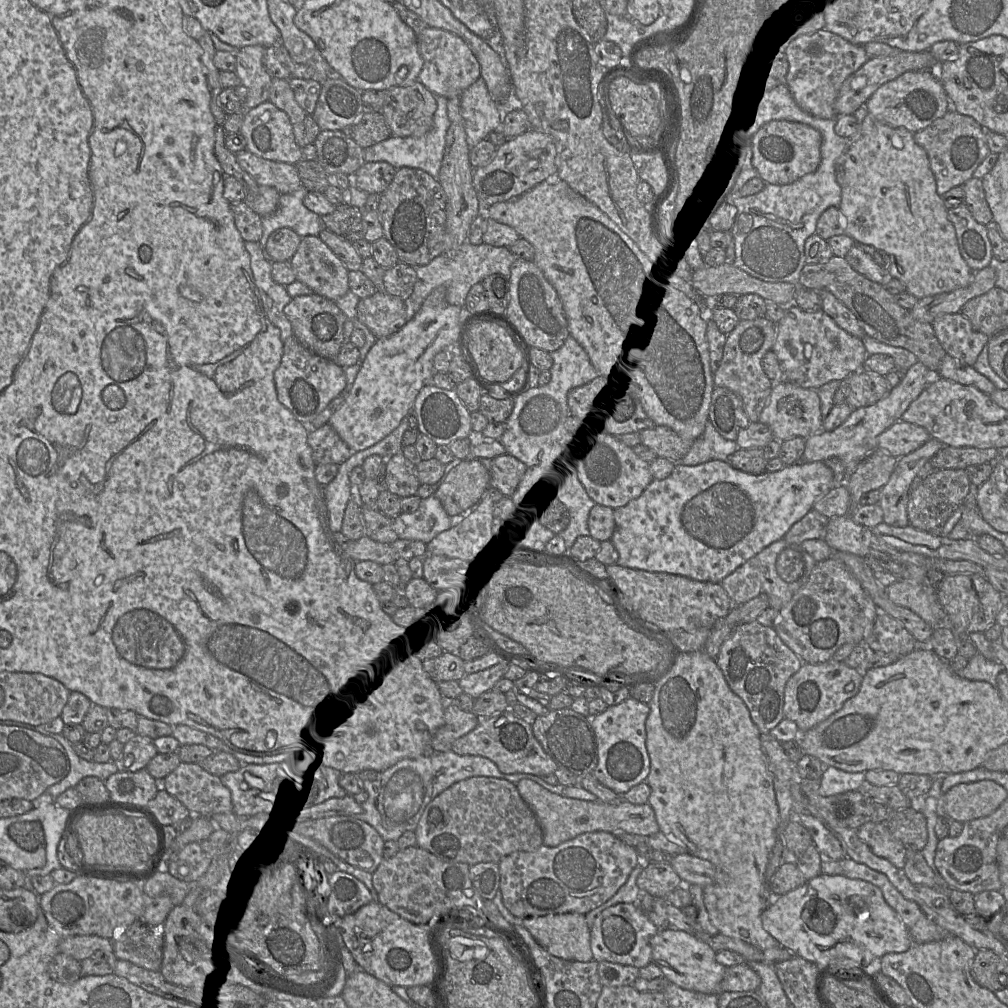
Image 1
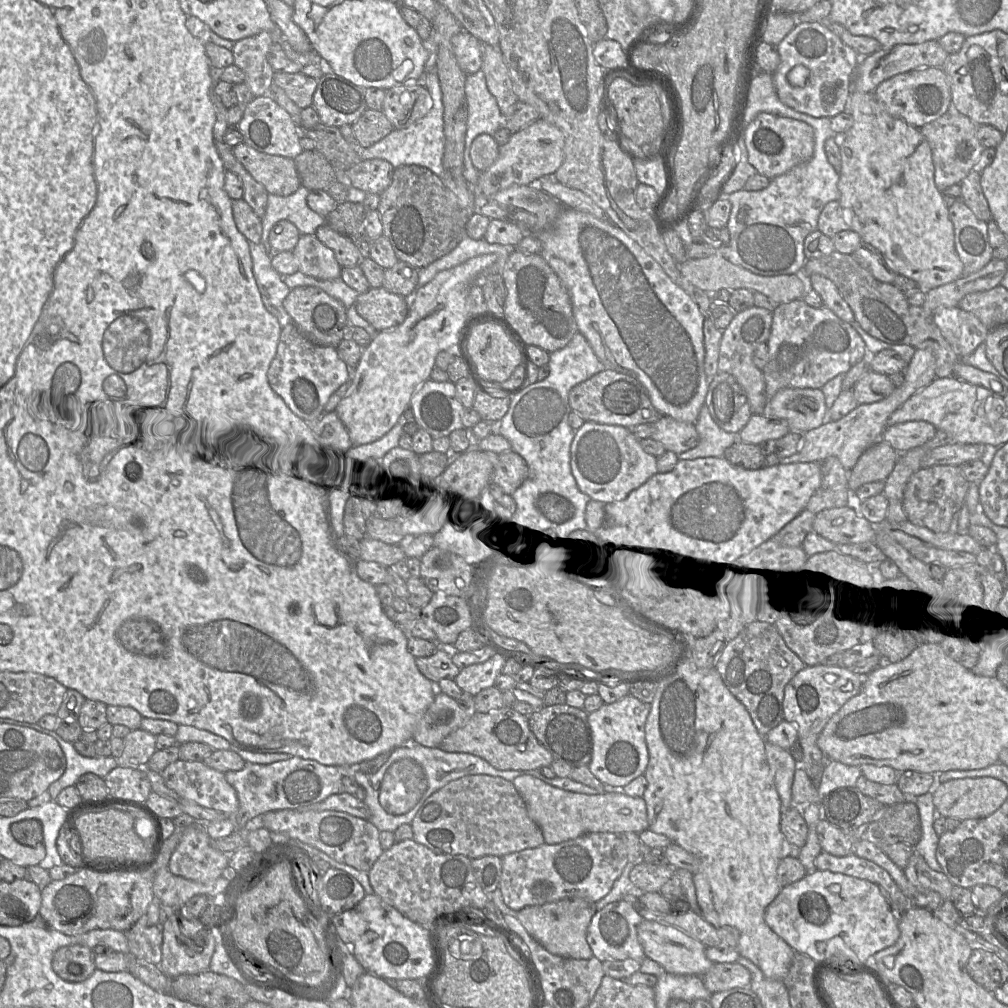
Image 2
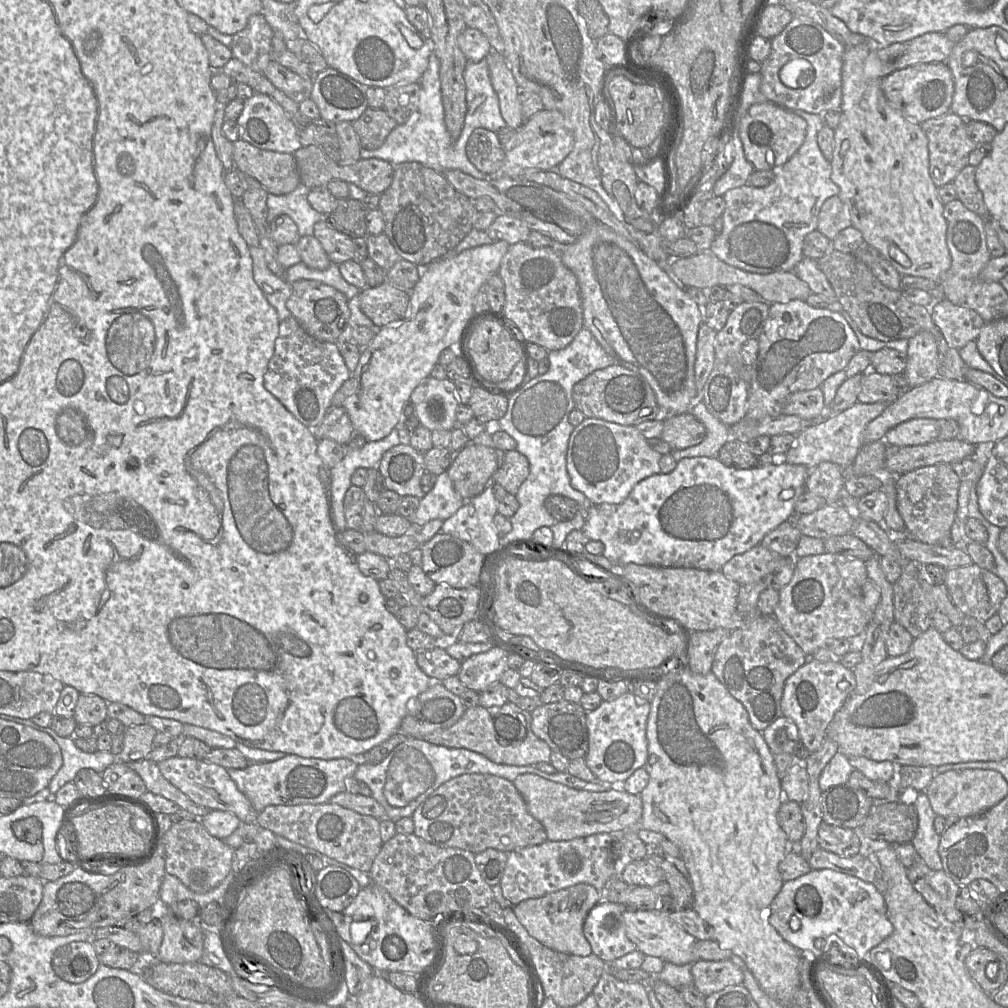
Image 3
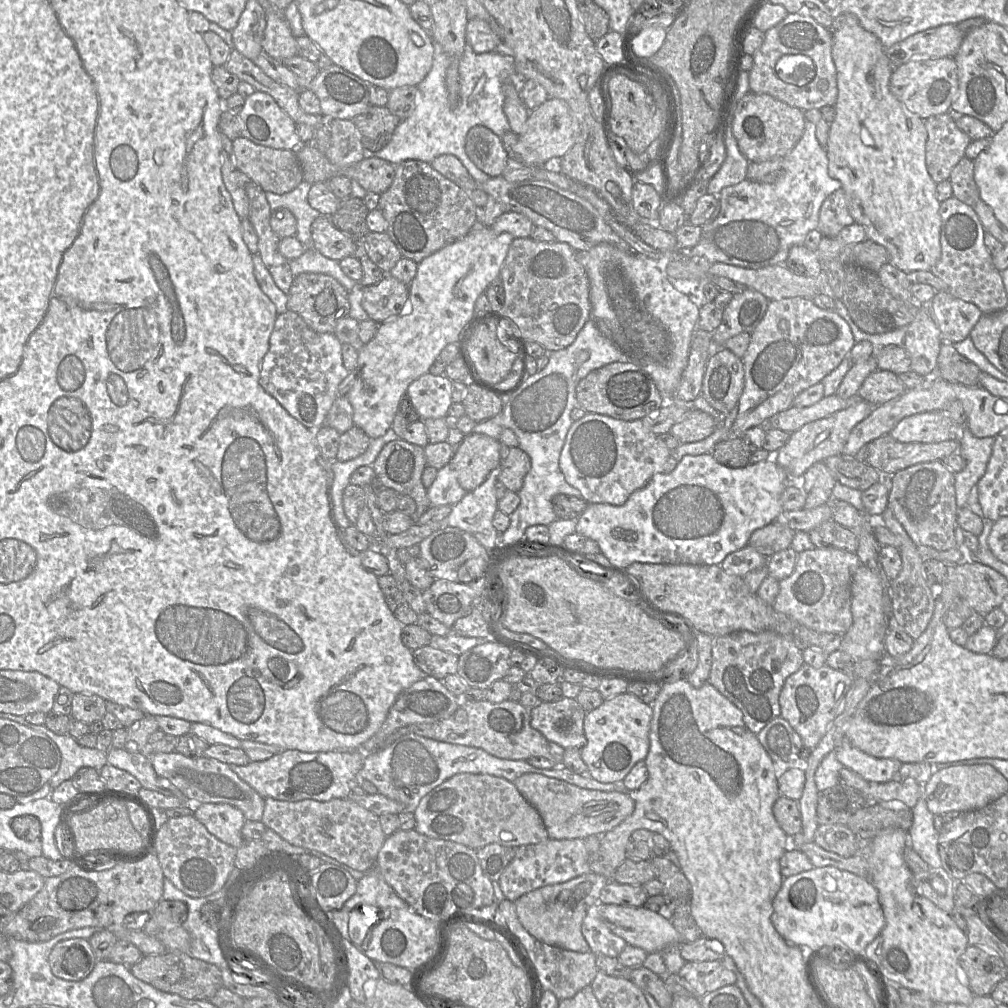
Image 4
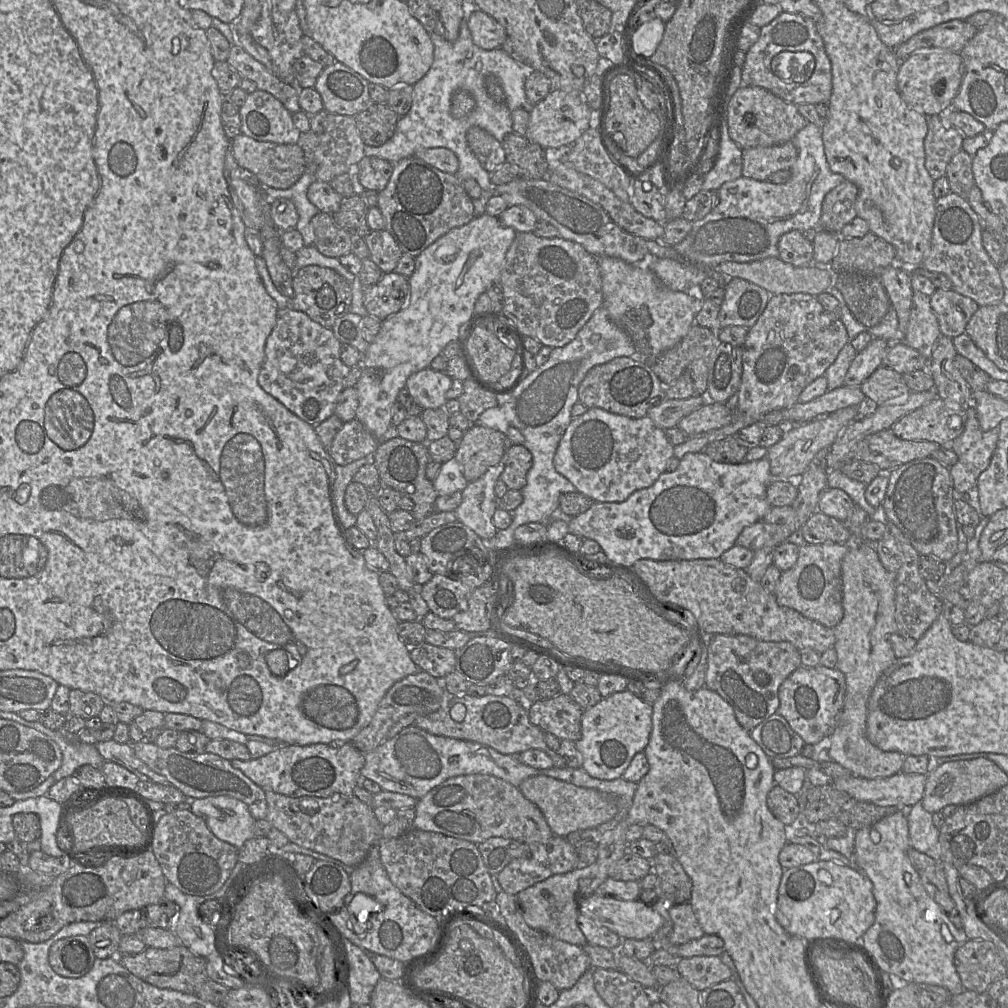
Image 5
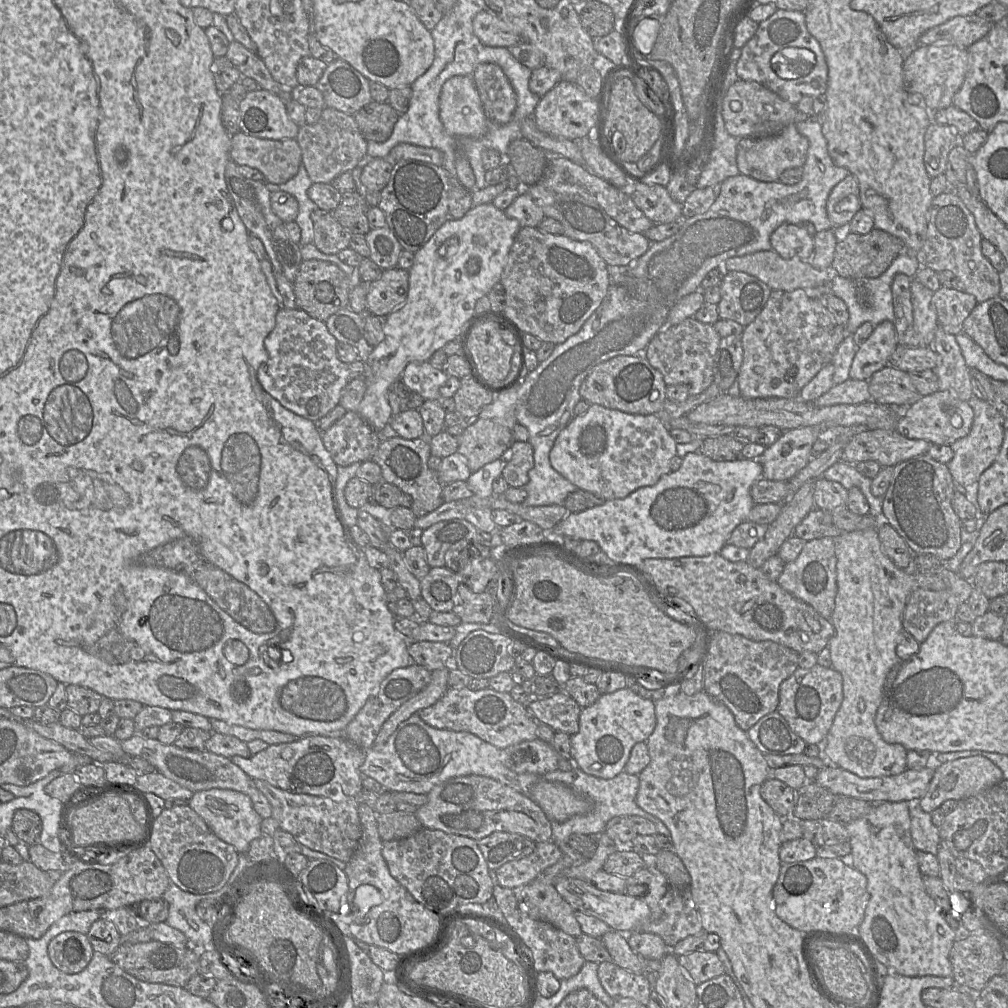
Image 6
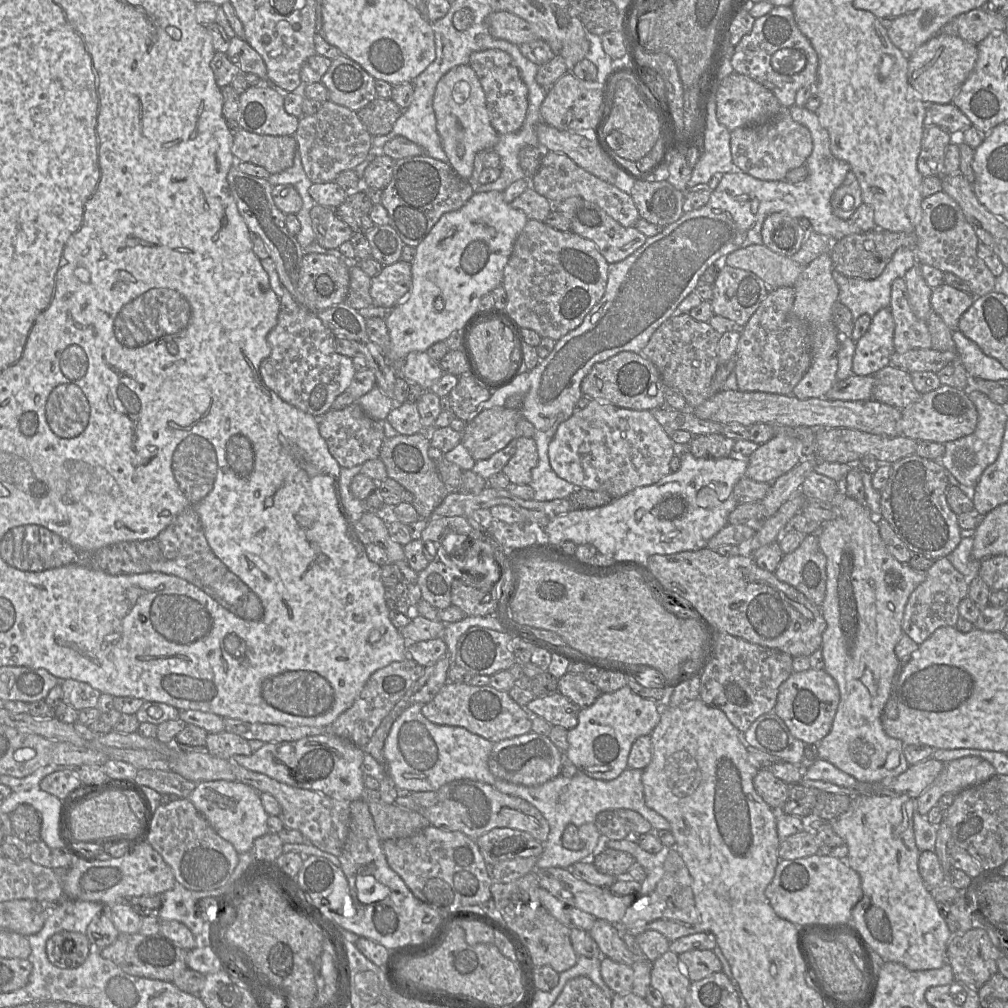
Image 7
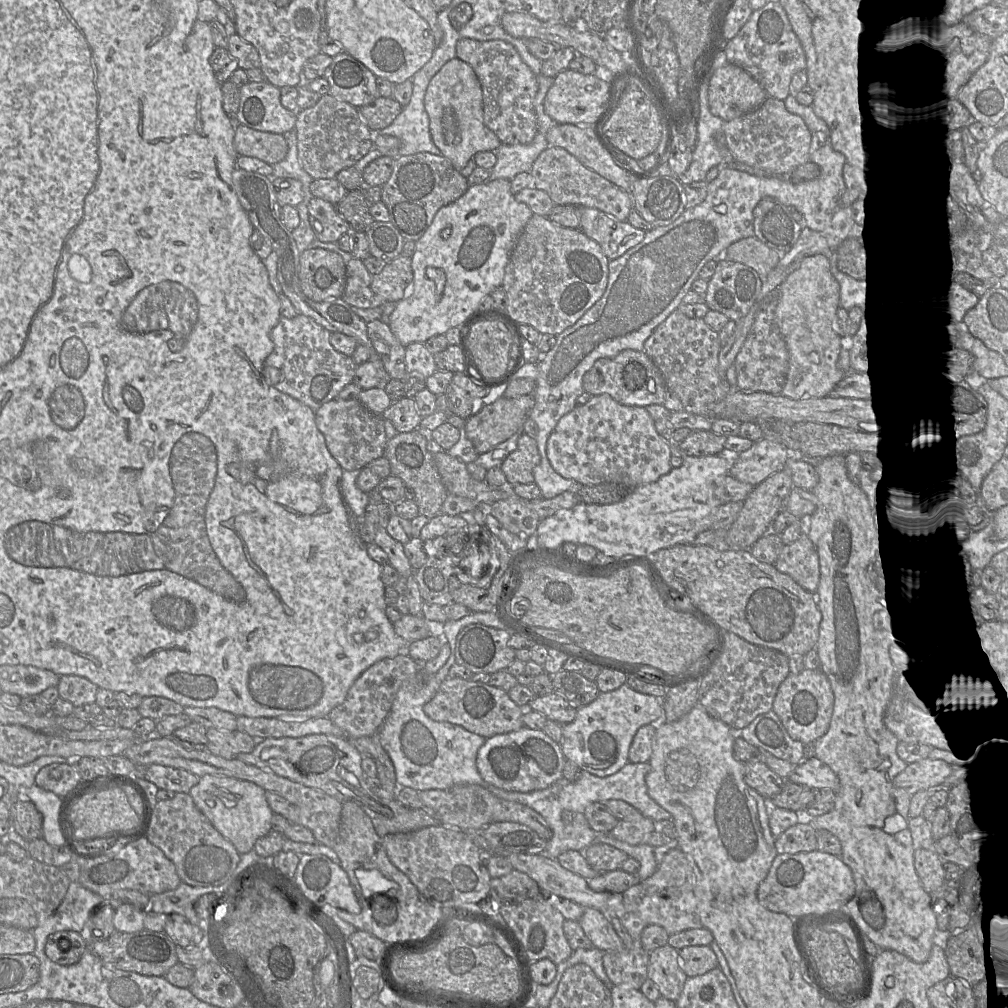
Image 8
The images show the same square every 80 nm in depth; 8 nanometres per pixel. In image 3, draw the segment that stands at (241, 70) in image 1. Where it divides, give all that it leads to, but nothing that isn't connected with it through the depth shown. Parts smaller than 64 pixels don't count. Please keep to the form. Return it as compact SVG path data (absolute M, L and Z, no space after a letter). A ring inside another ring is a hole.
M262 13L252 15L246 27L232 36L233 57L252 70L264 73L271 61L273 33Z

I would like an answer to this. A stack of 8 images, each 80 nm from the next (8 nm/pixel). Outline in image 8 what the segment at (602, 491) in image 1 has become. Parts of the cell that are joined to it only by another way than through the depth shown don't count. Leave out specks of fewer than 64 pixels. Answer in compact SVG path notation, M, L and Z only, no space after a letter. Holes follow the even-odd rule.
M608 394L591 396L585 404L562 416L548 438L546 452L558 474L584 485L613 482L634 489L657 481L672 469L669 443L657 432L646 408L621 404Z

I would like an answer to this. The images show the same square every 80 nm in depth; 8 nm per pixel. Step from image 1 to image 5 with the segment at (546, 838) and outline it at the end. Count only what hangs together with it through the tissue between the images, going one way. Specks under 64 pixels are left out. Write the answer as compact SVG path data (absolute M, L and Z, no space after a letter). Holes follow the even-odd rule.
M531 776L518 789L543 813L555 836L565 837L572 832L595 828L612 820L618 812L614 795L592 788L579 787L549 776Z

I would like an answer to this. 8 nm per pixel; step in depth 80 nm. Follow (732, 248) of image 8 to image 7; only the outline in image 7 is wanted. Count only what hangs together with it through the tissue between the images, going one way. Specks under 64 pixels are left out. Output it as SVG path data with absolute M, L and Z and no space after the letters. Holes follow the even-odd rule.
M753 244L727 255L727 265L753 272L769 287L769 292L780 287L794 287L806 266L780 255L764 244Z

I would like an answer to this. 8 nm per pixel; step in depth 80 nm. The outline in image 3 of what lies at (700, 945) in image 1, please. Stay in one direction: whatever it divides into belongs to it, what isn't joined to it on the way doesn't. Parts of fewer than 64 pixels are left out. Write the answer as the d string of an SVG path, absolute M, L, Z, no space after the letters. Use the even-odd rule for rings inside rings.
M626 909L623 913L626 935L636 948L645 956L654 956L664 962L675 965L693 964L696 962L695 939L682 927L668 918L668 913L655 910Z

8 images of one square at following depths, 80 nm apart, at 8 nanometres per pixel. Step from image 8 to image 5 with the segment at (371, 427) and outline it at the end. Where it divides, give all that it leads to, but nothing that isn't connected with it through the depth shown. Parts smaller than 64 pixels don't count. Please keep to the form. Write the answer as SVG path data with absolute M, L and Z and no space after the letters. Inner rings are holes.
M357 419L345 422L335 435L329 454L337 465L347 465L374 454L379 440Z

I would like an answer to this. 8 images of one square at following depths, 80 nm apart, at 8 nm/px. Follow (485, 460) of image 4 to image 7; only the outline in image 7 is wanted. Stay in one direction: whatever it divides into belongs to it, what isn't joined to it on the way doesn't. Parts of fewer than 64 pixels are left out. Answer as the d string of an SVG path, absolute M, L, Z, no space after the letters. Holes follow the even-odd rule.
M506 406L477 411L466 422L461 443L476 460L487 459L517 438L521 409Z

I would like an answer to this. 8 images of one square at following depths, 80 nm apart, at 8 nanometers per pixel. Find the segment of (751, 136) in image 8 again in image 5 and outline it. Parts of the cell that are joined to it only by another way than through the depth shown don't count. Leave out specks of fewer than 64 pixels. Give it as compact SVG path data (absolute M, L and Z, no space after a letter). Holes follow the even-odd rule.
M792 141L770 147L743 149L743 176L760 181L780 170L790 170L798 157Z

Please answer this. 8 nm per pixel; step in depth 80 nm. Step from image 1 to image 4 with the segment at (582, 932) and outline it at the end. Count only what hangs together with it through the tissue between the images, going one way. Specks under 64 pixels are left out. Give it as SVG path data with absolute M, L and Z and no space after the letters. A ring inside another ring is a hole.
M588 872L563 883L532 890L514 902L518 919L532 936L542 942L575 952L588 952L590 947L581 931L582 922L588 909L599 902L600 893L609 880L613 879Z

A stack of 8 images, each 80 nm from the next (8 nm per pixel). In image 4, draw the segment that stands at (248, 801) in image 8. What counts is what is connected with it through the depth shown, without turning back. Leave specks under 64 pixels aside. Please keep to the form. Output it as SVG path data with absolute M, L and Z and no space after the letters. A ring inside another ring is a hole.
M226 803L195 804L194 816L220 841L235 848L245 842L242 828L246 818L238 808Z

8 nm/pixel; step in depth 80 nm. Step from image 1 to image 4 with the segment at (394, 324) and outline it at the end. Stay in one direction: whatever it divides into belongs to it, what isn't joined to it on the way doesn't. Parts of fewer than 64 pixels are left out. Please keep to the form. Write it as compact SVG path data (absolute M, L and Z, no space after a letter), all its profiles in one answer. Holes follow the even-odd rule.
M390 274L377 284L364 288L362 307L378 324L405 314L408 308L409 285Z

